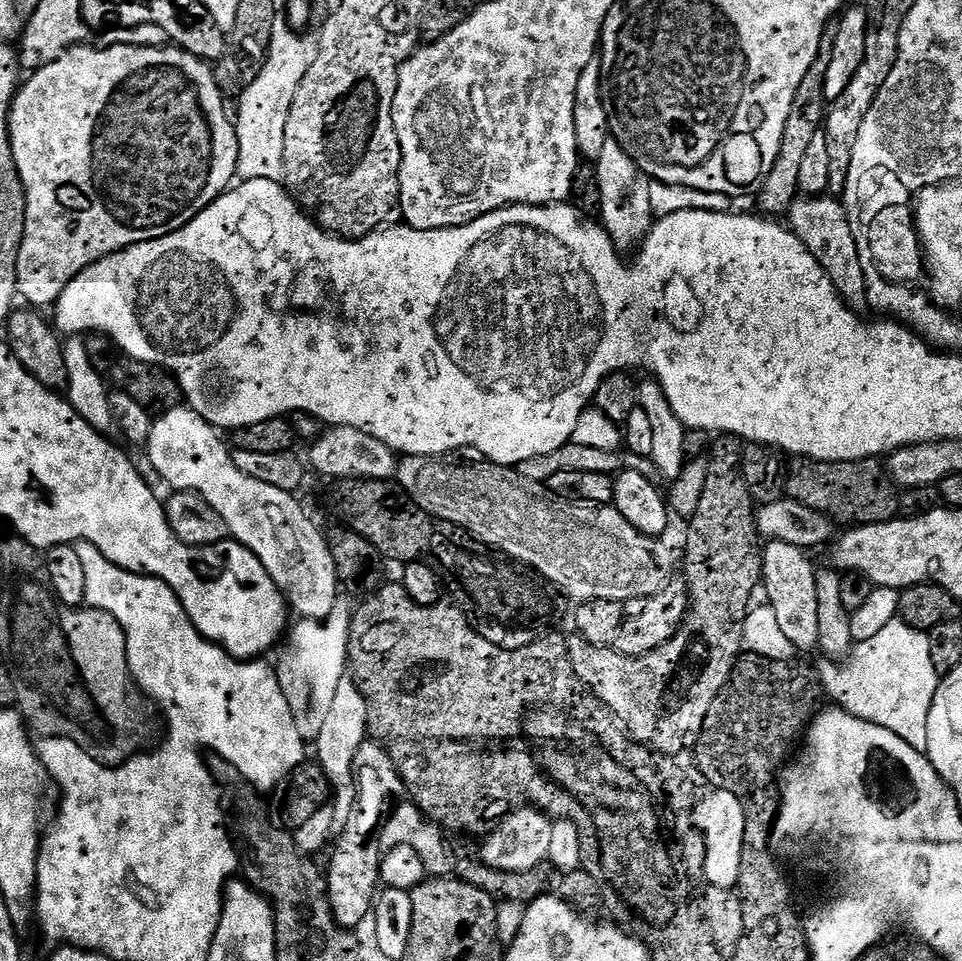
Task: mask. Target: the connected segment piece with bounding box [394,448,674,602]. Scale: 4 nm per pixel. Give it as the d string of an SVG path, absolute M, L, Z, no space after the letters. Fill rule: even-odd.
M462 448L451 454L443 456L404 456L396 465L395 483L407 492L409 498L415 502L417 509L428 513L429 516L445 524L454 524L458 528L464 529L480 541L481 545L495 550L513 560L517 564L527 564L537 577L545 576L552 584L557 584L572 602L583 602L585 600L619 600L627 602L629 600L641 600L643 596L653 596L656 592L661 592L673 579L672 572L672 552L663 543L663 539L654 536L644 536L622 518L622 514L614 506L585 506L567 500L558 500L548 491L544 484L530 482L530 478L522 478L522 474L515 467L507 464L496 464L492 460L487 460L477 448Z

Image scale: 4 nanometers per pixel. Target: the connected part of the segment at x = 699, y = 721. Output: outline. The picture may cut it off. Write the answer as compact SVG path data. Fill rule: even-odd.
M731 434L721 435L717 440L720 441L713 446L712 456L707 457L706 488L698 501L698 510L690 518L692 525L684 548L683 575L690 585L691 599L700 600L700 608L693 607L676 634L645 656L623 656L615 647L596 646L575 634L567 637L568 660L576 677L607 706L619 727L637 745L675 758L683 748L695 749L706 714L742 655L744 623L753 603L752 595L761 587L764 571L762 537L756 527L757 509L744 477L741 441Z

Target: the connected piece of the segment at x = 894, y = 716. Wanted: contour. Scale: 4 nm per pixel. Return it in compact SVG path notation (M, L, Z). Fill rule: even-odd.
M897 618L886 622L874 638L859 641L843 663L832 658L821 661L818 675L827 699L832 699L829 701L898 734L910 746L927 749L930 706L942 679L934 670L934 662L930 662L928 633L914 630Z

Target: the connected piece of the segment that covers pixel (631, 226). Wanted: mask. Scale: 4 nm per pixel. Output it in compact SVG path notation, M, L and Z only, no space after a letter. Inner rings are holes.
M611 138L606 146L602 146L602 154L594 162L594 167L598 174L598 186L602 190L602 206L598 216L609 238L617 249L639 249L654 223L650 210L650 186L653 181L637 166L634 158L622 150L620 143Z

